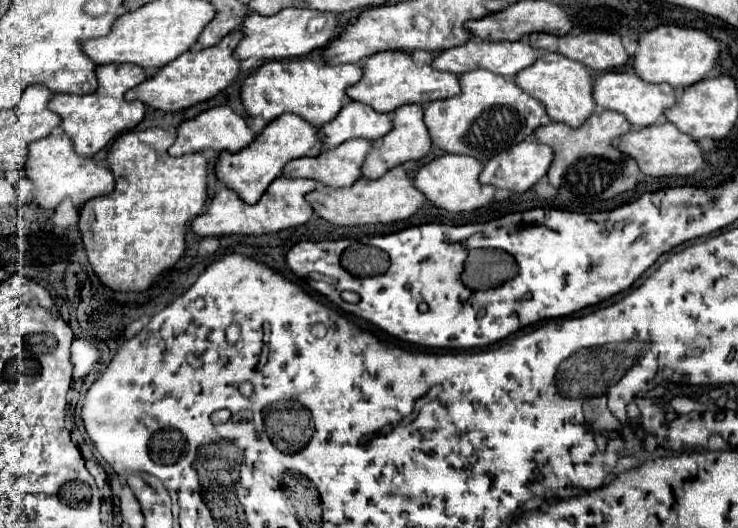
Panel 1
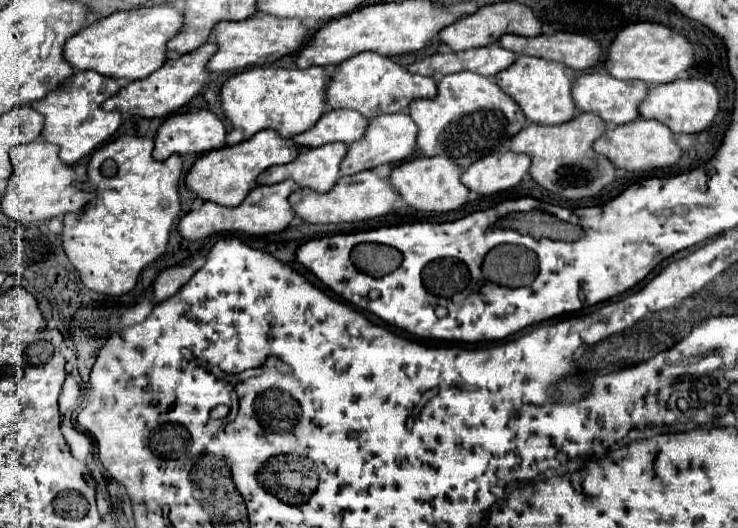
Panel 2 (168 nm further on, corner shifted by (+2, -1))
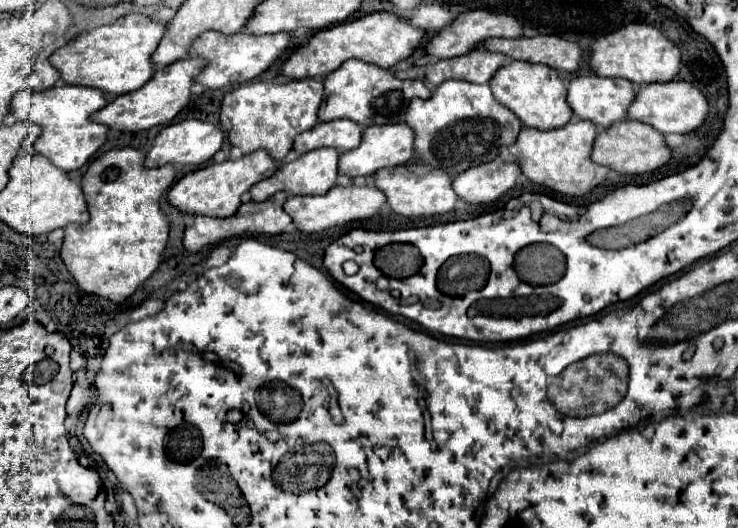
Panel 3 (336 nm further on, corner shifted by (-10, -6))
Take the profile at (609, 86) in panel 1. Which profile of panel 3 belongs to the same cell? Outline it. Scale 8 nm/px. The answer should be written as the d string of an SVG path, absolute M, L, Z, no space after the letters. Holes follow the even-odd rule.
M578 76L568 84L568 104L574 114L582 120L594 122L598 128L608 128L614 122L628 120L628 104L636 98L634 84L622 78L602 78L602 76Z

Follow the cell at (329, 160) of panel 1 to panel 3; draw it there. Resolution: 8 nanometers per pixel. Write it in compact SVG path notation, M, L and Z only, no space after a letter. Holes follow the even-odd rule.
M320 148L320 150L308 152L308 154L292 160L292 162L284 162L274 176L270 176L270 178L266 178L266 180L262 180L262 182L258 182L258 184L254 184L254 186L250 188L252 200L256 200L256 202L266 200L266 198L274 196L274 194L280 192L280 190L284 190L284 192L288 192L288 194L292 194L292 196L326 194L332 186L336 186L336 178L338 178L338 158L340 158L340 152L338 152L338 150Z

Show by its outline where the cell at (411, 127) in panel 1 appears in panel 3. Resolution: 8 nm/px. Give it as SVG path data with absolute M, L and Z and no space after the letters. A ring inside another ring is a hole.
M400 122L400 124L384 124L384 126L370 126L370 128L364 130L362 142L360 142L358 148L340 154L338 172L342 176L356 178L356 176L374 174L380 168L402 166L402 164L410 162L410 158L414 156L414 136L416 134L412 134L412 128L408 124L404 124L404 122Z

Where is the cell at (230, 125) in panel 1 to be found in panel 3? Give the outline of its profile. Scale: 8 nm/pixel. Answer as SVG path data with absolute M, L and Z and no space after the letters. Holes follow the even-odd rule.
M186 118L182 122L170 124L166 128L160 130L160 134L154 138L154 146L148 152L146 158L146 166L148 168L156 168L156 166L164 166L164 164L190 164L190 166L198 166L208 162L224 144L224 130L208 120L198 120L198 118Z

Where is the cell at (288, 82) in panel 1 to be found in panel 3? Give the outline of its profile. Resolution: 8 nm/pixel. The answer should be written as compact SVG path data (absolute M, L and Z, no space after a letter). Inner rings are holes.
M316 78L278 82L246 82L228 92L222 102L220 122L228 130L228 138L234 146L240 146L244 154L254 150L268 150L272 158L284 160L294 146L294 138L320 124L318 108L324 98L324 84Z

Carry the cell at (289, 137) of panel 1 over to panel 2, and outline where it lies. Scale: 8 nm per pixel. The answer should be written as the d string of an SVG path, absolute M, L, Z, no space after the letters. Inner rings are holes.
M272 129L260 131L248 141L242 141L232 147L214 149L214 151L204 153L202 157L198 157L196 163L192 165L192 169L186 173L184 185L202 201L212 201L222 207L236 207L236 205L240 205L240 201L244 201L248 191L254 187L256 177L264 169L268 169L272 165L290 163L292 159L296 159L296 155L298 155L298 147L294 145L292 139L282 139Z

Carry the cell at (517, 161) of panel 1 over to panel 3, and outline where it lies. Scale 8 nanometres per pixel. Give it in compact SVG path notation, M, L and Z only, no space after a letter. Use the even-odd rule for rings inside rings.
M496 158L494 162L474 166L458 174L452 182L452 188L462 200L470 204L492 202L506 194L510 188L514 188L520 174L520 164Z

